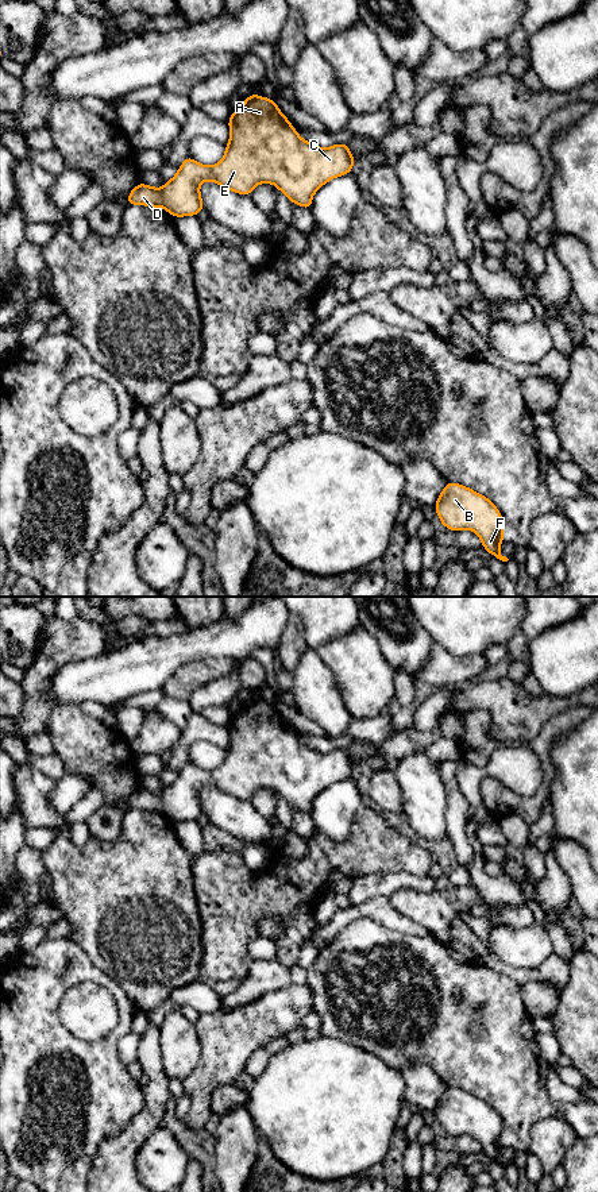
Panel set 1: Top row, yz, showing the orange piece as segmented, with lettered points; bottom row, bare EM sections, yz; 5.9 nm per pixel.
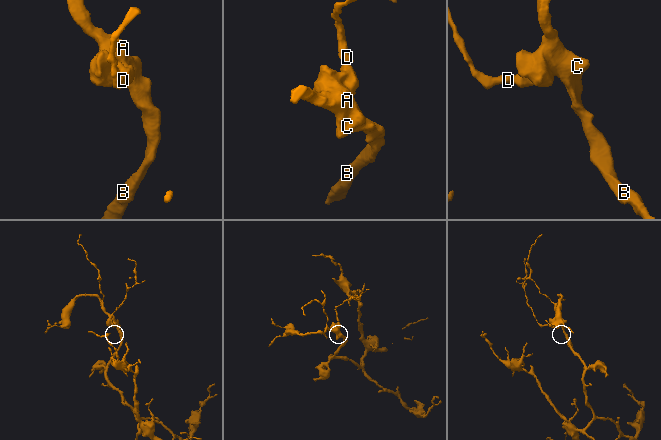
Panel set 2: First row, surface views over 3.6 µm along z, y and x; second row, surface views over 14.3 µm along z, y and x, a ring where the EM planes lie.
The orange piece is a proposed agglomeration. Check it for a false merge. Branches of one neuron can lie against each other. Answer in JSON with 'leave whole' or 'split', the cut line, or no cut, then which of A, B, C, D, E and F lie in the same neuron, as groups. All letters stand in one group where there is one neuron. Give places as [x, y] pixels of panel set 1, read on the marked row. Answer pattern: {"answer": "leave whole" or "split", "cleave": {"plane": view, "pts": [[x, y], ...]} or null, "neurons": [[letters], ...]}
{"answer": "split", "cleave": {"plane": "yz", "pts": [[161, 189], [164, 205]]}, "neurons": [["A", "B", "C", "E", "F"], ["D"]]}

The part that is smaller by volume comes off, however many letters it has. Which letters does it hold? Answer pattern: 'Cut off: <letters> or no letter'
Cut off: D

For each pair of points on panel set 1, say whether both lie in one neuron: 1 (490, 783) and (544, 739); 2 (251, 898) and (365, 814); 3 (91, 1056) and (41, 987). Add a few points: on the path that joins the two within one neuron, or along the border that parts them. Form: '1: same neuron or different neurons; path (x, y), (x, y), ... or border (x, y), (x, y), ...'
1: same neuron; path (516, 802), (532, 802), (544, 790), (547, 764)
2: same neuron; path (284, 879), (348, 847)
3: same neuron; path (70, 1046), (41, 1017), (41, 1007)

